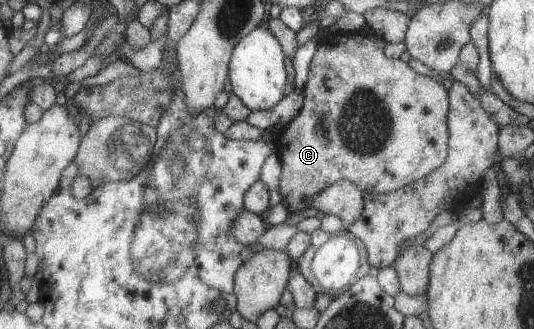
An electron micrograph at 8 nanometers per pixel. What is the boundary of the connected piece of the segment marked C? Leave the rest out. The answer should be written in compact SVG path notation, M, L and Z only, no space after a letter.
M328 31L326 38L319 41L316 53L312 58L310 75L303 87L304 103L302 109L274 138L276 152L282 159L281 173L276 181L281 183L279 187L281 197L286 199L290 213L301 212L307 208L307 204L314 200L316 196L340 180L354 182L354 185L357 185L362 192L368 191L376 195L384 195L385 193L406 188L408 184L421 181L447 161L449 133L446 121L449 115L449 91L444 88L442 83L436 80L436 77L414 73L414 69L410 69L410 65L404 63L401 58L388 59L384 55L384 47L386 47L385 39L380 39L374 33L365 34L364 32L344 35Z

